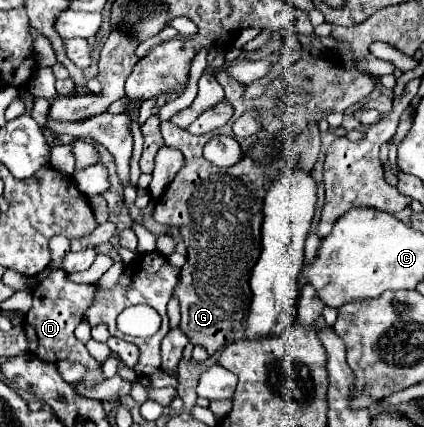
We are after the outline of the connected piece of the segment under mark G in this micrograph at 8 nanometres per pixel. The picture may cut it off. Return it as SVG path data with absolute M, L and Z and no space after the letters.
M329 53L329 59L315 59L311 55L303 55L295 65L287 67L283 75L309 75L309 103L305 105L301 115L297 115L291 121L271 121L267 113L257 115L257 121L261 123L261 129L251 137L235 137L241 145L241 159L239 163L231 167L215 167L203 157L203 145L211 139L211 135L199 135L193 137L185 129L177 127L173 121L161 123L161 133L165 139L165 145L177 147L185 155L185 167L177 173L177 177L169 183L165 193L159 197L153 219L167 227L177 227L181 231L181 237L187 247L187 263L181 269L181 283L175 289L175 297L181 303L181 327L187 331L189 341L193 345L207 347L209 355L213 355L219 347L223 347L229 341L237 341L245 337L243 321L249 313L251 305L251 289L249 289L249 277L251 271L259 259L261 253L261 203L263 203L263 191L267 189L267 179L275 175L275 171L281 171L283 167L293 167L301 163L303 167L315 165L319 155L319 127L317 121L325 119L329 113L343 113L349 107L357 105L361 99L365 99L373 87L375 81L367 77L367 73L361 73L357 69L345 71L339 63L331 69L329 61L335 61L333 53Z

